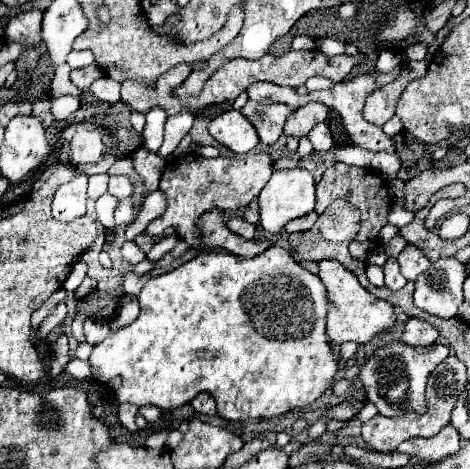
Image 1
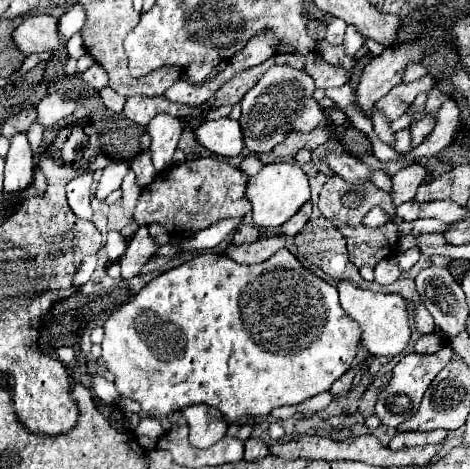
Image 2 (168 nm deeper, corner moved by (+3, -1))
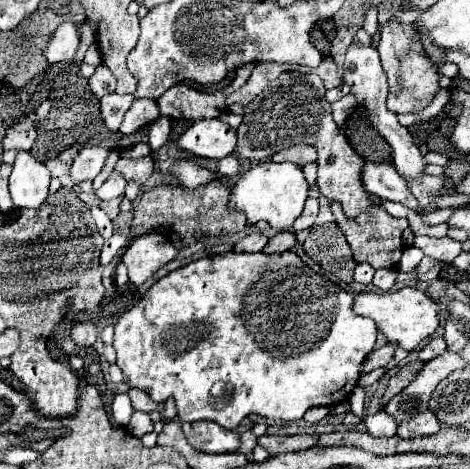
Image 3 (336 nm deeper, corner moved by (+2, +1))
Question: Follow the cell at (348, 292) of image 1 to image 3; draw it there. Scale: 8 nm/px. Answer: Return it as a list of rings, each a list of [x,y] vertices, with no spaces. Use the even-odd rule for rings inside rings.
[[[402,288],[396,292],[382,292],[382,294],[360,292],[354,296],[352,310],[360,316],[372,318],[390,344],[396,344],[408,352],[414,350],[438,326],[438,306],[416,288]]]

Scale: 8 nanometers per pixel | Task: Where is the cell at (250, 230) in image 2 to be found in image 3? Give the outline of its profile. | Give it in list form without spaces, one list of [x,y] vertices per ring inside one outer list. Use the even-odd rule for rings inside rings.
[[[260,232],[248,234],[234,244],[234,252],[262,252],[266,242],[268,242],[266,234],[260,234]]]

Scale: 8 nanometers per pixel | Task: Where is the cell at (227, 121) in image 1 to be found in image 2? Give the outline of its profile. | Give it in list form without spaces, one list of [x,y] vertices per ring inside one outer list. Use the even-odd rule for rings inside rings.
[[[219,118],[205,122],[195,130],[197,142],[219,156],[239,156],[243,150],[243,134],[239,122],[231,118]]]

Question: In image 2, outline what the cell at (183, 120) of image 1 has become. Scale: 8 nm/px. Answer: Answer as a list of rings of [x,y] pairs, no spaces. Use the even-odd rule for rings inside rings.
[[[157,114],[147,126],[147,134],[151,136],[151,160],[163,172],[173,164],[171,158],[181,136],[181,122],[169,114]]]

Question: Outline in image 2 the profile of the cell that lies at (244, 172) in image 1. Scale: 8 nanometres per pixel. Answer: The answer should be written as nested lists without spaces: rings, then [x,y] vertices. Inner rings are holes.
[[[197,158],[161,172],[143,192],[135,208],[135,222],[139,226],[163,224],[173,238],[191,238],[193,234],[209,228],[223,218],[243,218],[251,212],[245,198],[247,176],[231,164],[217,158]]]

